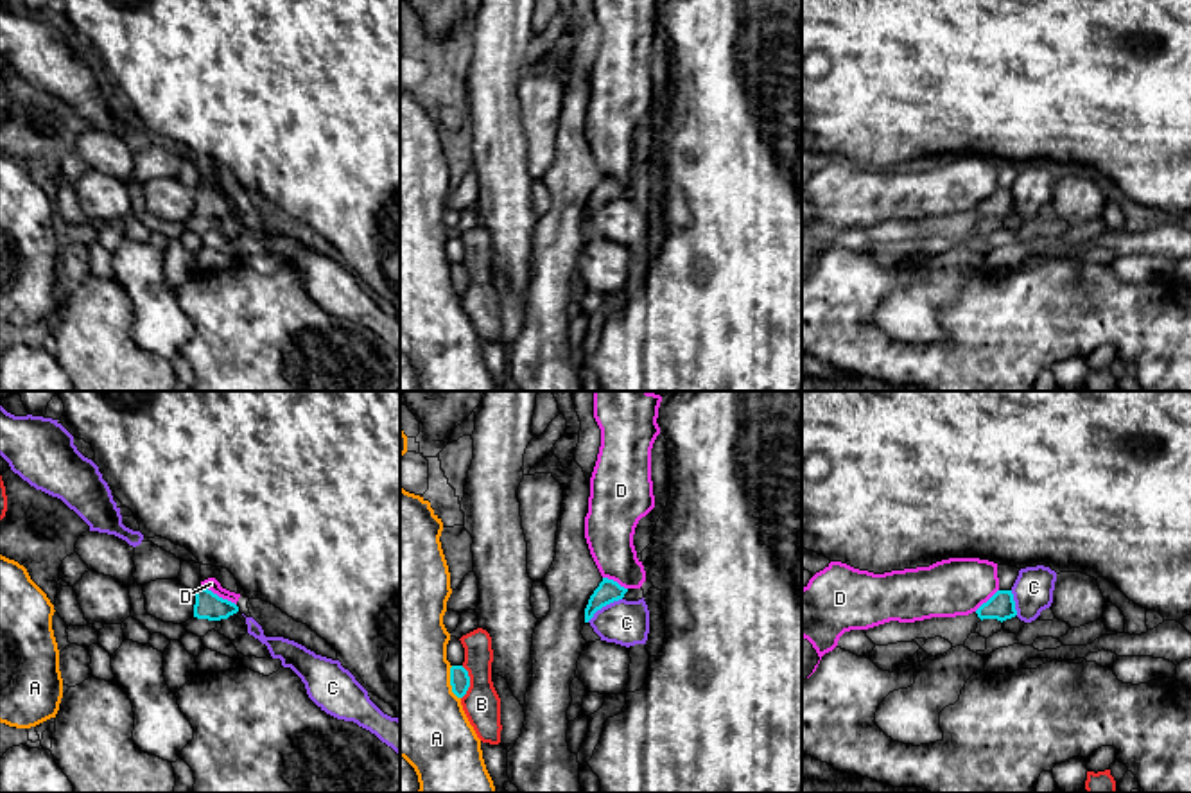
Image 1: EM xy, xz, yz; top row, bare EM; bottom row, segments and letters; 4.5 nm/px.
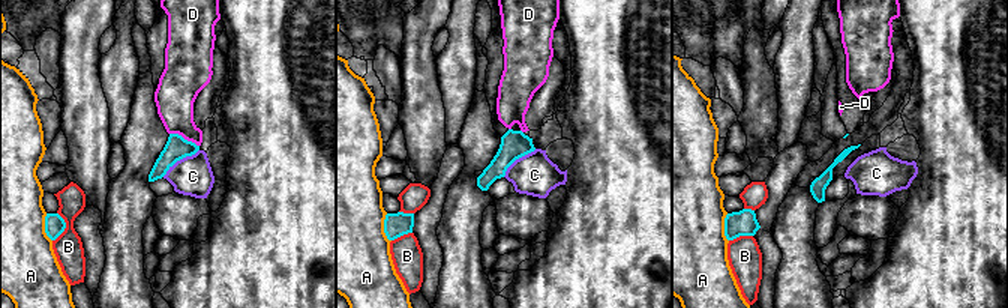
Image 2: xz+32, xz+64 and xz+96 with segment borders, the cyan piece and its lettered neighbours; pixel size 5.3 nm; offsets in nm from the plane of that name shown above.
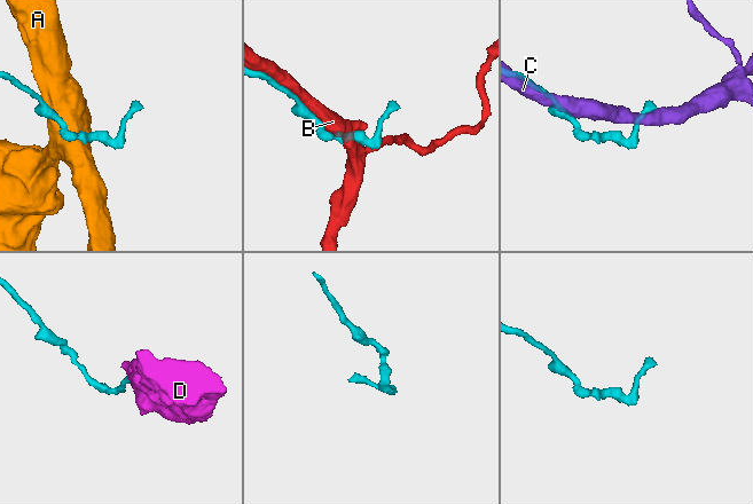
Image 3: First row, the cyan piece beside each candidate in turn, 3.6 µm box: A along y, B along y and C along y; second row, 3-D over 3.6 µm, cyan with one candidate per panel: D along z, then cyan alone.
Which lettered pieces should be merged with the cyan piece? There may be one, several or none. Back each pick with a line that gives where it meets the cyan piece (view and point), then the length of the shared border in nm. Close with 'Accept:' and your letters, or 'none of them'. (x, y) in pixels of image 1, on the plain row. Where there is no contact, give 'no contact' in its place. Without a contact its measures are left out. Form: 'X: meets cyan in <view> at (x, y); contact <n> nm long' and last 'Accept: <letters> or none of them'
Accept: none of them

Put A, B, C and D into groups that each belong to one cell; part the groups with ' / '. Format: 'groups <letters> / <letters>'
groups A / B / C / D

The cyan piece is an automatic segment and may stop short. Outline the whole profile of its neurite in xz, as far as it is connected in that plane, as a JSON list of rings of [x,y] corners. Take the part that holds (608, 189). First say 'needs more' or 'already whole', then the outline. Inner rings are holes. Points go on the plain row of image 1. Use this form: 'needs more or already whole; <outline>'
already whole; [[[603,176],[599,185],[594,188],[594,192],[588,197],[588,203],[585,206],[585,221],[588,221],[597,208],[603,205],[619,199],[624,196],[628,187],[621,185],[617,179]]]

